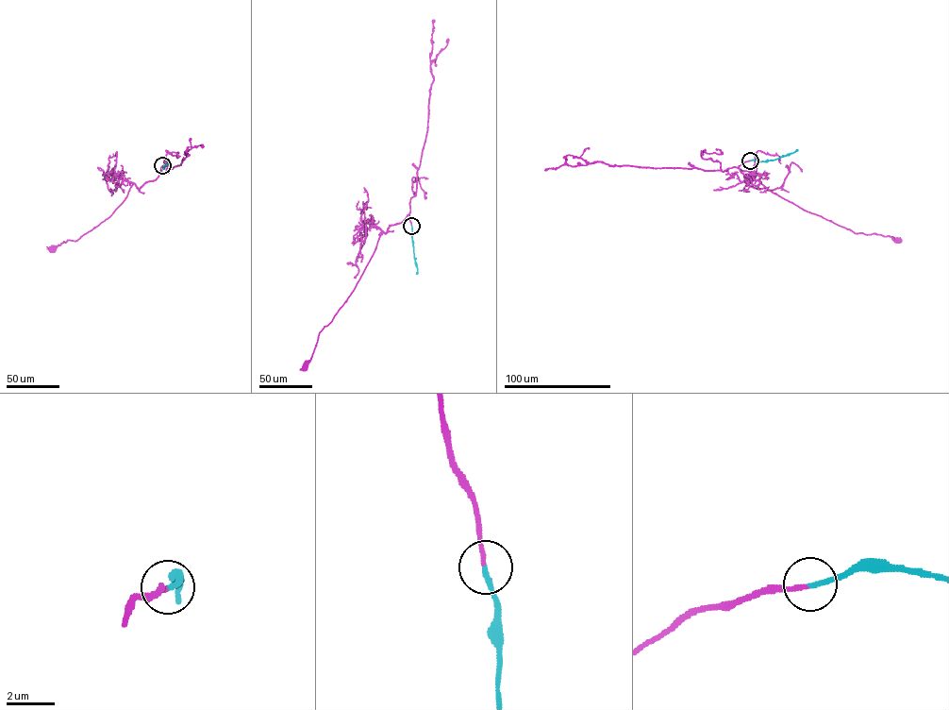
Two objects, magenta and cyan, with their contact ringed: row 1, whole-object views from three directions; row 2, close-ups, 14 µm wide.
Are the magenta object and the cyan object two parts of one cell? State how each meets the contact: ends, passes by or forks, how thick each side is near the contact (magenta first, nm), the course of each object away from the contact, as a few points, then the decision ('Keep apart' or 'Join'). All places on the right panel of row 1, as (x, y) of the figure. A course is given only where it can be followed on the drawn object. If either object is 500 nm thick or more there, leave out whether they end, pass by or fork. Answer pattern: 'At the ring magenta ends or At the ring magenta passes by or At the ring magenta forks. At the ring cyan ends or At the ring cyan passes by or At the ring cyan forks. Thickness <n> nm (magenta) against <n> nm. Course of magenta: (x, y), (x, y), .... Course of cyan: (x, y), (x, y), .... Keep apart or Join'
At the ring magenta ends. At the ring cyan ends. Thickness 170 nm (magenta) against 200 nm. Course of magenta: (750, 160), (739, 168), (753, 184), (757, 185), (758, 180), (784, 198), (855, 233), (876, 233), (899, 240). Course of cyan: (750, 160), (774, 160), (798, 149). Join

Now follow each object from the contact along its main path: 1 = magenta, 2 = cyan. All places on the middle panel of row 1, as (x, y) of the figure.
1: (411, 226), (409, 213), (381, 234), (354, 290), (331, 321), (319, 333), (311, 359), (304, 367)
2: (411, 226), (416, 274)

